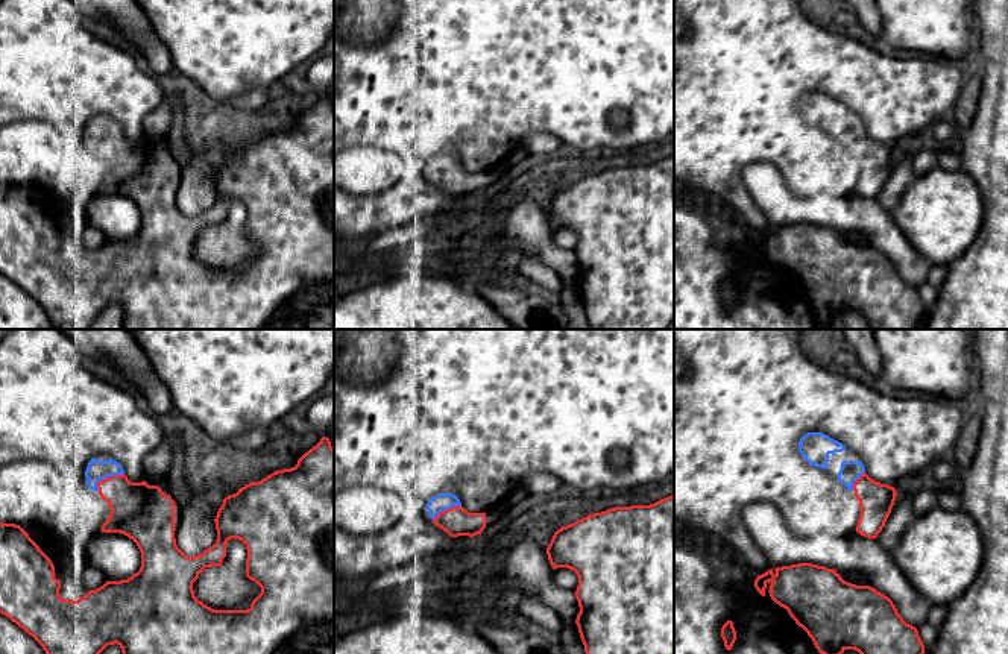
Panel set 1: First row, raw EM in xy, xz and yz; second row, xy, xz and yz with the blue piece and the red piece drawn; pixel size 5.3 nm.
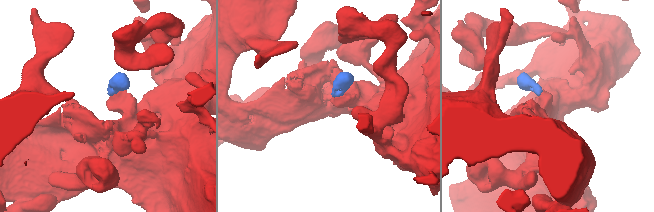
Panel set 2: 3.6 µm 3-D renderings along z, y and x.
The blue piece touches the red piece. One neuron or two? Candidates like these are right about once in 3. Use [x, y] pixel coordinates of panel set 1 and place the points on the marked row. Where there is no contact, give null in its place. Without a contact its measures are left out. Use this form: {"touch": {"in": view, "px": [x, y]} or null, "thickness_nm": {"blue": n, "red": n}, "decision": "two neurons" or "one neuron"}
{"touch": {"in": "xy", "px": [107, 477]}, "thickness_nm": {"blue": 110, "red": 300}, "decision": "one neuron"}

